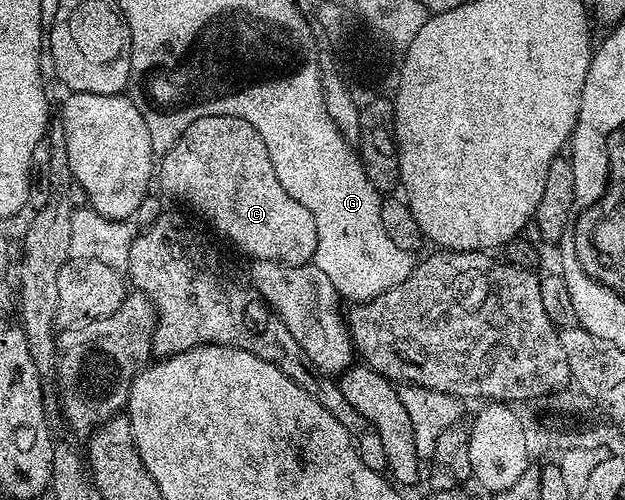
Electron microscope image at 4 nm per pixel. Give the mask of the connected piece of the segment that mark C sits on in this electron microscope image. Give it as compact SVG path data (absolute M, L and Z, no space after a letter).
M236 116L197 118L197 122L193 122L193 126L189 126L185 130L185 134L181 134L181 138L177 138L175 145L168 152L162 153L157 164L157 188L160 188L165 195L172 196L177 203L192 208L205 223L212 224L229 243L236 244L245 255L251 256L252 261L275 260L279 264L309 264L315 259L319 239L317 238L317 226L313 222L313 214L309 214L309 210L305 210L305 206L301 206L301 202L297 202L295 198L289 198L289 194L285 194L285 188L281 186L281 180L277 178L277 170L273 170L273 158L269 158L269 146L265 146L265 138L261 138L261 134L257 134L257 130L253 130L253 126L249 126L249 122L245 122L245 118Z

